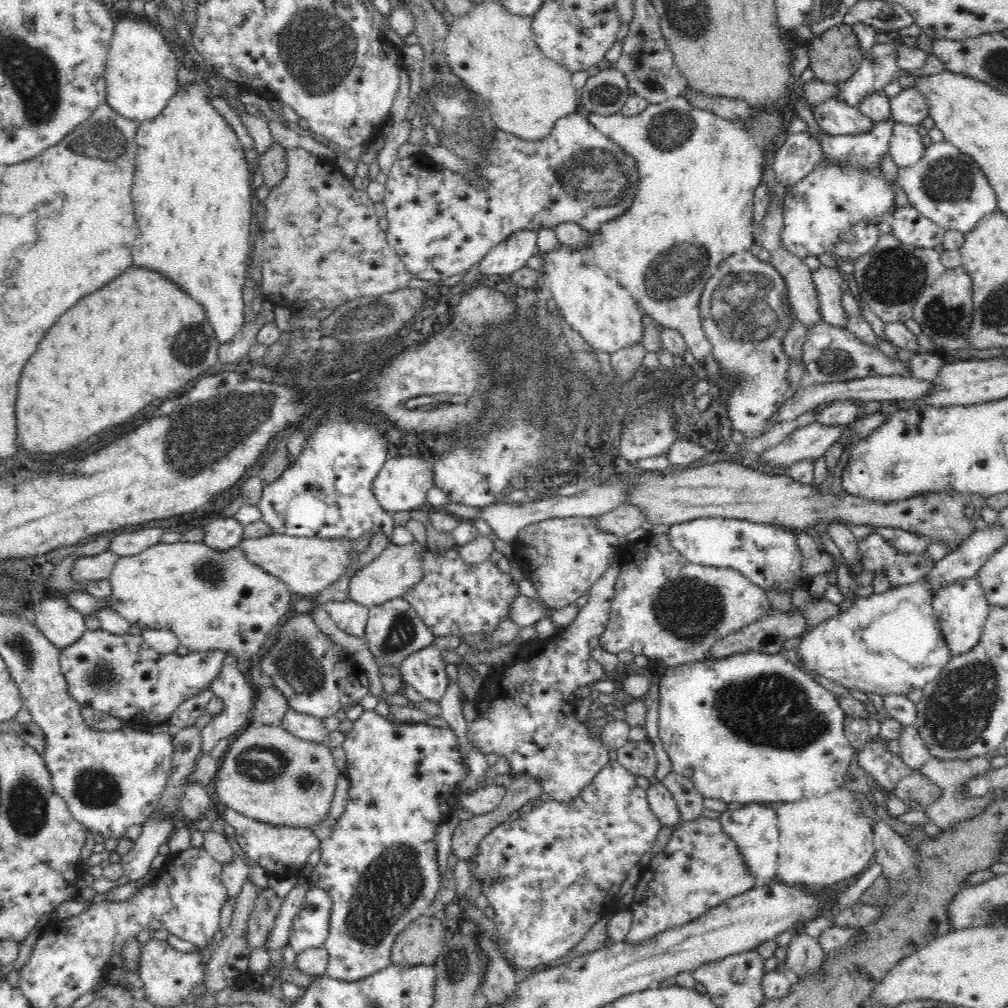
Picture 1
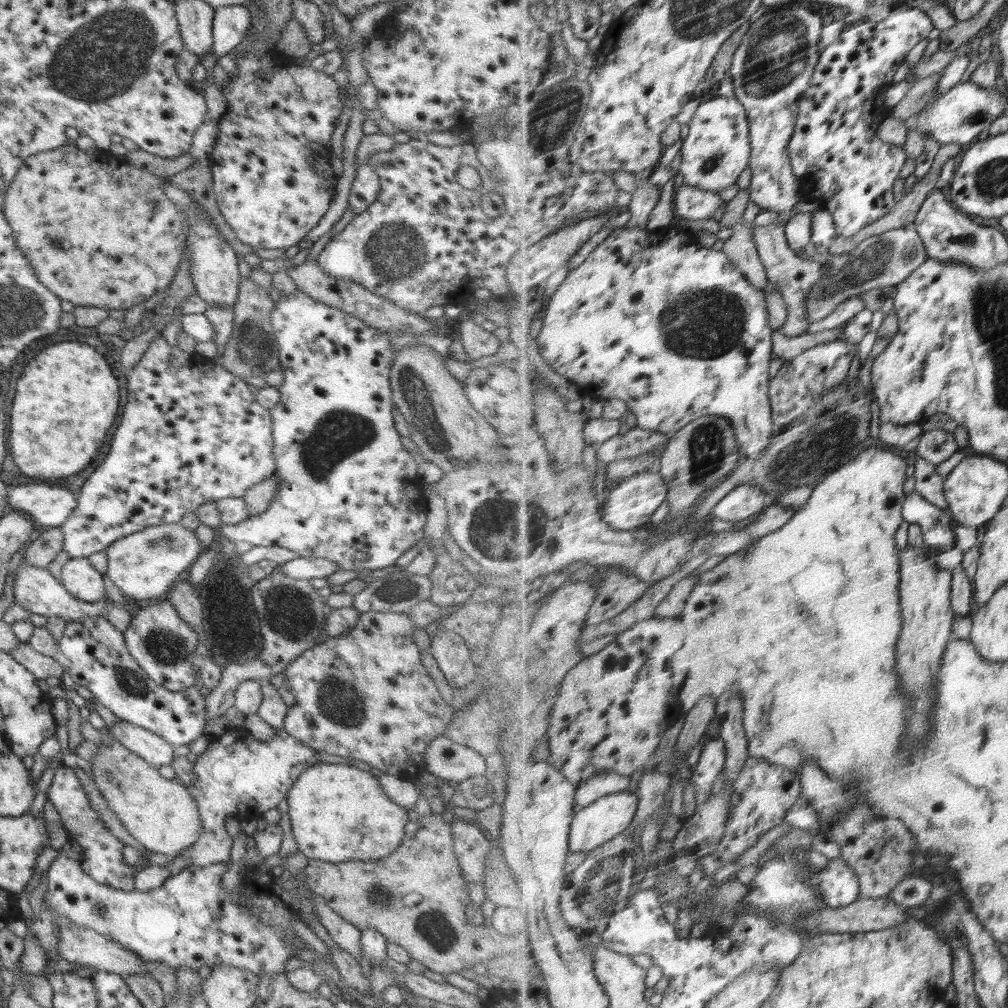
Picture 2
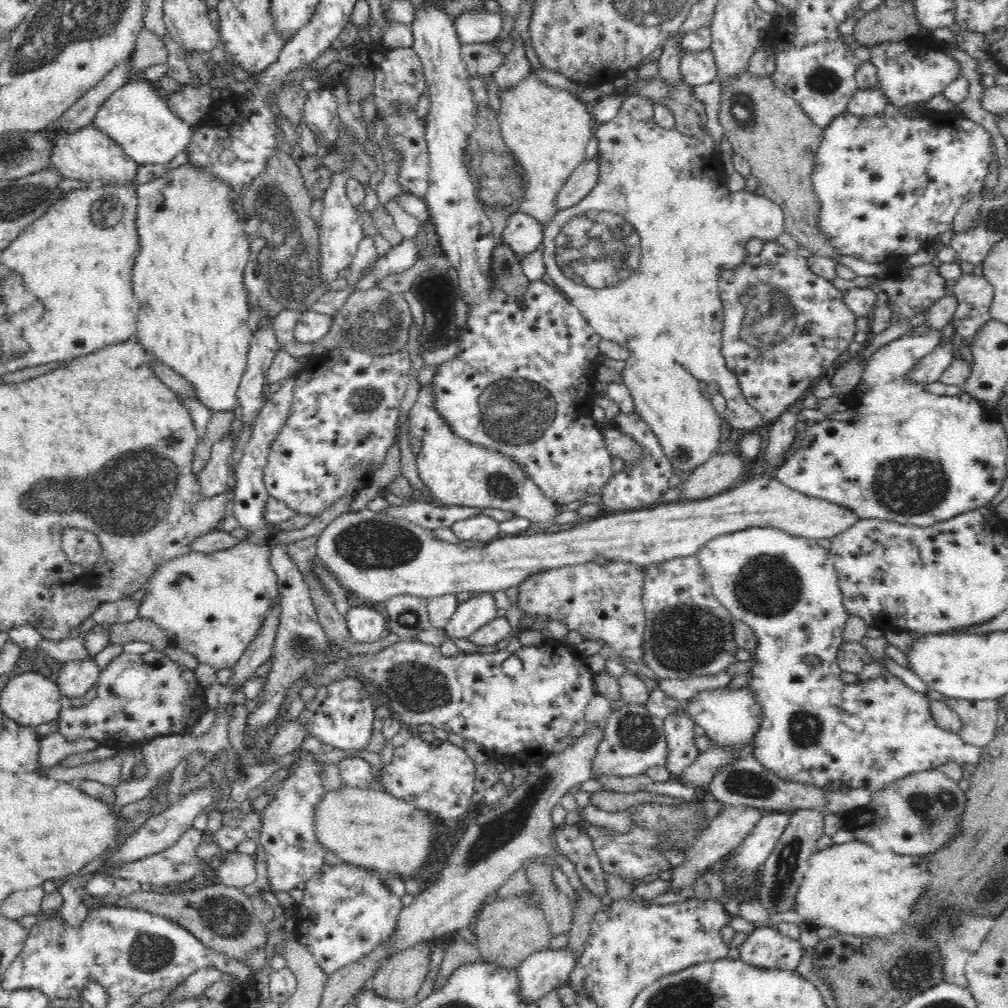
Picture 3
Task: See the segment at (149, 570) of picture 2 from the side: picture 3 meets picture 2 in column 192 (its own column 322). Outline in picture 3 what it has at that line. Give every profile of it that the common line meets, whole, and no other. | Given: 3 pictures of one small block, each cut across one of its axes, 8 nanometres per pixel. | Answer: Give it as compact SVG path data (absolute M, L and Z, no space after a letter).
M756 475L746 482L741 482L723 493L698 500L677 500L663 502L650 508L640 508L631 511L604 512L592 519L585 519L576 526L554 532L528 532L516 535L501 535L486 542L484 546L471 548L462 543L450 543L434 535L432 529L412 524L403 518L394 518L375 513L368 508L358 512L348 511L336 517L318 536L316 556L320 563L338 579L348 592L356 592L360 598L370 602L384 602L384 600L402 595L416 596L426 599L459 594L459 592L498 592L506 591L511 587L518 587L522 582L542 570L574 566L594 562L596 556L604 556L606 560L616 562L631 562L646 567L686 556L694 556L706 542L714 540L716 536L730 534L738 530L746 530L754 526L772 527L783 530L792 536L802 538L834 538L840 532L852 528L861 518L854 511L839 504L809 497L785 484L777 478L767 479Z

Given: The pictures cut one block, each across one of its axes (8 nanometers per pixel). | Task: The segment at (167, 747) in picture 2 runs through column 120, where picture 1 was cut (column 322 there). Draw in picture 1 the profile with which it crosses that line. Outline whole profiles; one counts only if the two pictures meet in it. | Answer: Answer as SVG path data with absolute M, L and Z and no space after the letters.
M288 708L284 714L282 727L297 738L306 742L330 745L330 732L321 718L300 714Z

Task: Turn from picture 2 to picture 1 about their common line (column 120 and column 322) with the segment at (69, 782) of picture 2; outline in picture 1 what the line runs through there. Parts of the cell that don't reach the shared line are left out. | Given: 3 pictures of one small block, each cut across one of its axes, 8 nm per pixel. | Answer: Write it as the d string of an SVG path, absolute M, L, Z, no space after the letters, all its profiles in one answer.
M364 710L362 716L354 723L352 731L345 733L345 735L342 748L347 758L345 776L350 782L348 800L345 804L345 811L339 820L336 820L331 835L322 840L320 844L321 859L308 880L311 886L325 890L332 899L328 938L324 944L329 952L329 961L325 974L336 980L356 982L356 980L362 980L366 976L372 976L375 972L388 968L391 965L391 948L396 942L397 935L406 926L410 926L416 918L430 912L432 909L432 902L434 902L438 891L441 890L440 882L442 881L438 867L436 831L448 814L454 812L457 797L461 793L459 782L462 780L464 757L460 753L458 738L450 728L436 728L436 726L428 726L425 723L410 725L398 721L394 724L394 722L388 722L384 716L380 716L376 710Z

